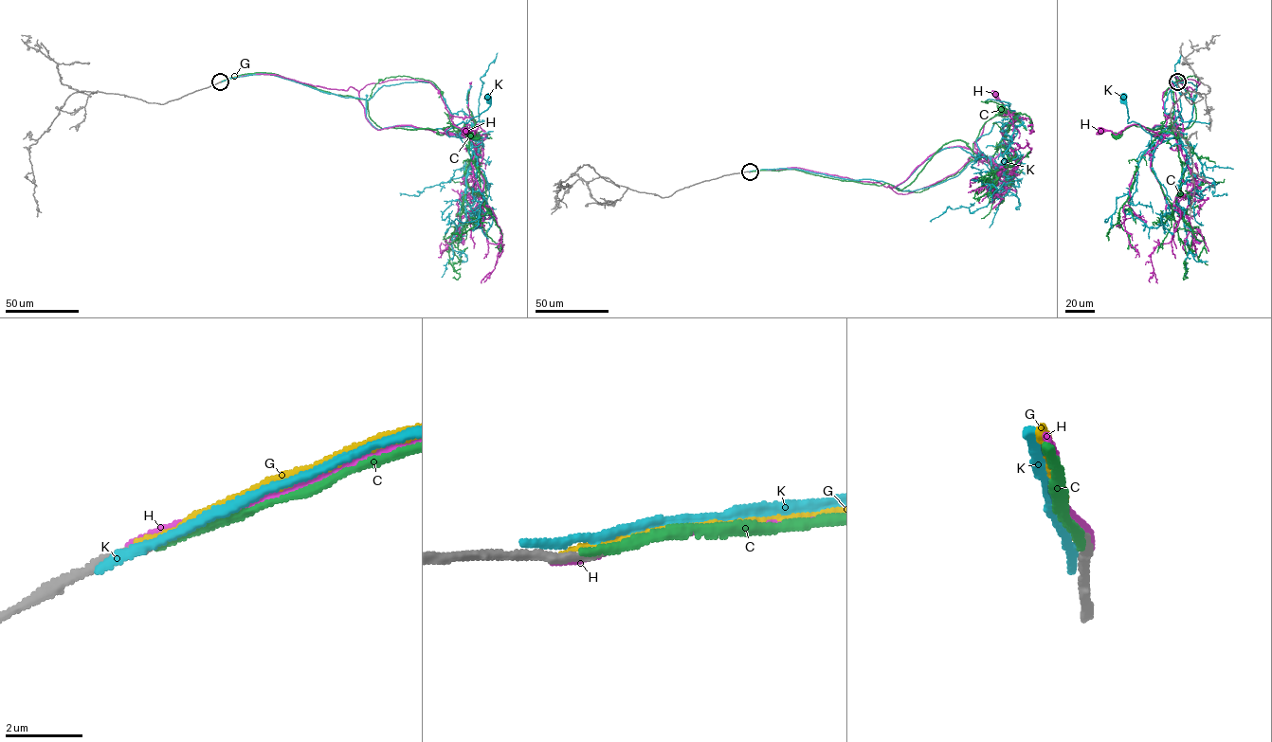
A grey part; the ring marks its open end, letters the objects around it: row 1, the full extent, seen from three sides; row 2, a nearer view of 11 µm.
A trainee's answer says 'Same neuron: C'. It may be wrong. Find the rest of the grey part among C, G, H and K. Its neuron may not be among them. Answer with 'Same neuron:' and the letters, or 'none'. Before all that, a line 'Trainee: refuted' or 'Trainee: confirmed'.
Trainee: confirmed
Same neuron: C

